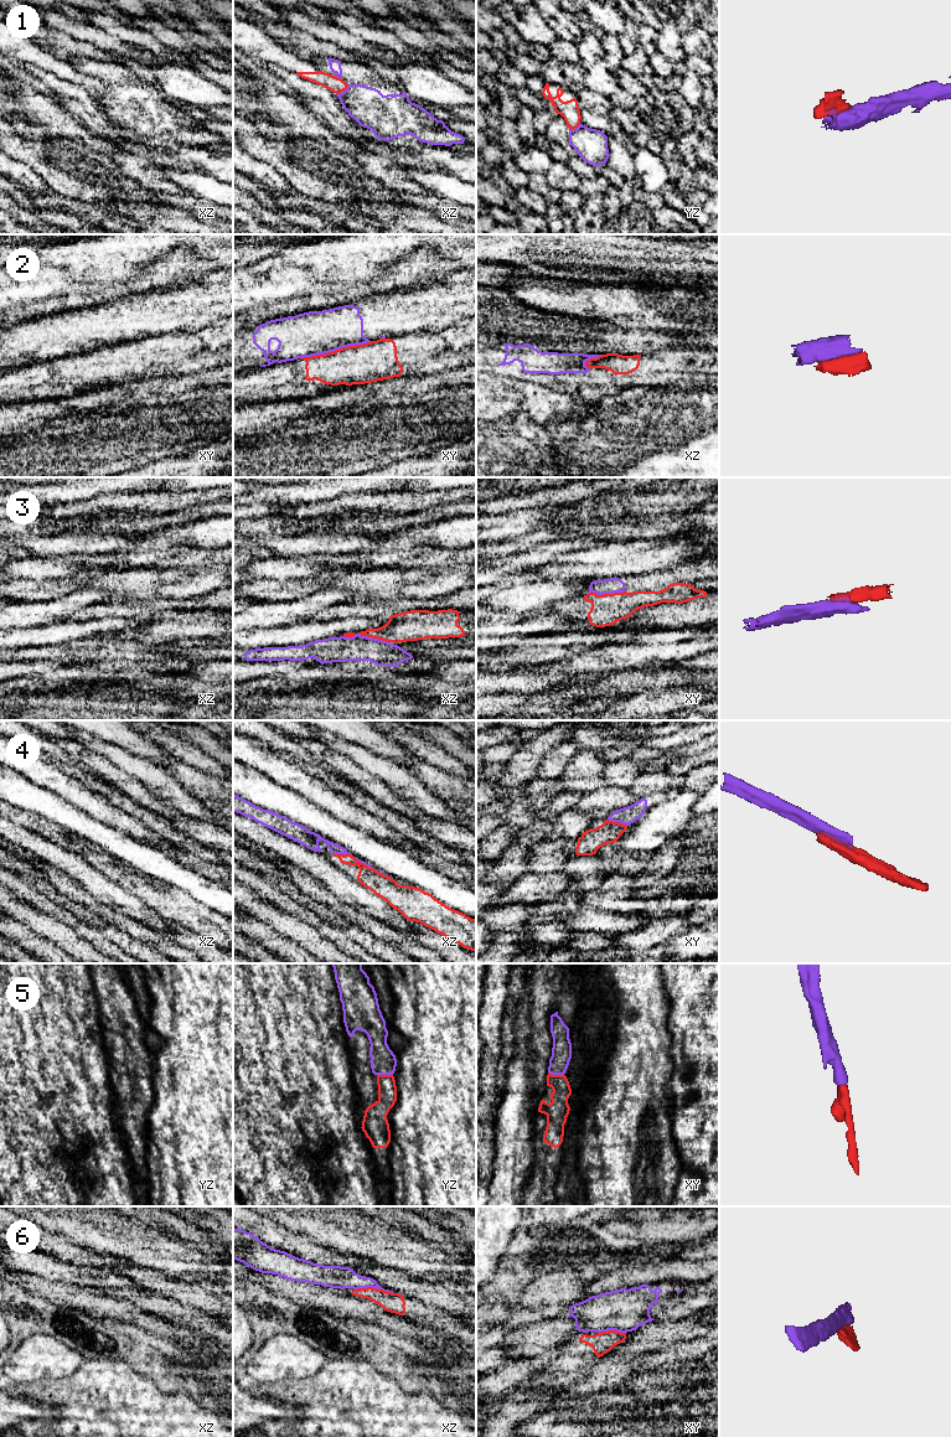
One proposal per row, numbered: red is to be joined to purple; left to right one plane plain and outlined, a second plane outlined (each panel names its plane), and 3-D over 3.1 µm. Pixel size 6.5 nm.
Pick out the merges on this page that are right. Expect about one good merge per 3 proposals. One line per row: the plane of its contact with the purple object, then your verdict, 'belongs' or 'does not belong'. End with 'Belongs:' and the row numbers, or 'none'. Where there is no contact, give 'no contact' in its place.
1: xz | does not belong
2: xy | does not belong
3: xy | does not belong
4: xy | does not belong
5: yz | belongs
6: xz | does not belong
Belongs: 5

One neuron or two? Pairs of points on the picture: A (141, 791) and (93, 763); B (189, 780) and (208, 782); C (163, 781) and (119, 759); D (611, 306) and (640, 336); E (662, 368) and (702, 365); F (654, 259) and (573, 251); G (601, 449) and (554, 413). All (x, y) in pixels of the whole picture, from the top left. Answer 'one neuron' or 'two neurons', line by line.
A: one neuron
B: one neuron
C: one neuron
D: two neurons
E: one neuron
F: one neuron
G: two neurons

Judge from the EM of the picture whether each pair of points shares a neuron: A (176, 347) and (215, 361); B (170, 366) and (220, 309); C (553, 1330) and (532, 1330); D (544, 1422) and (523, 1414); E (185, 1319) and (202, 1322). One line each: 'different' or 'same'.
A: same
B: different
C: same
D: different
E: same

